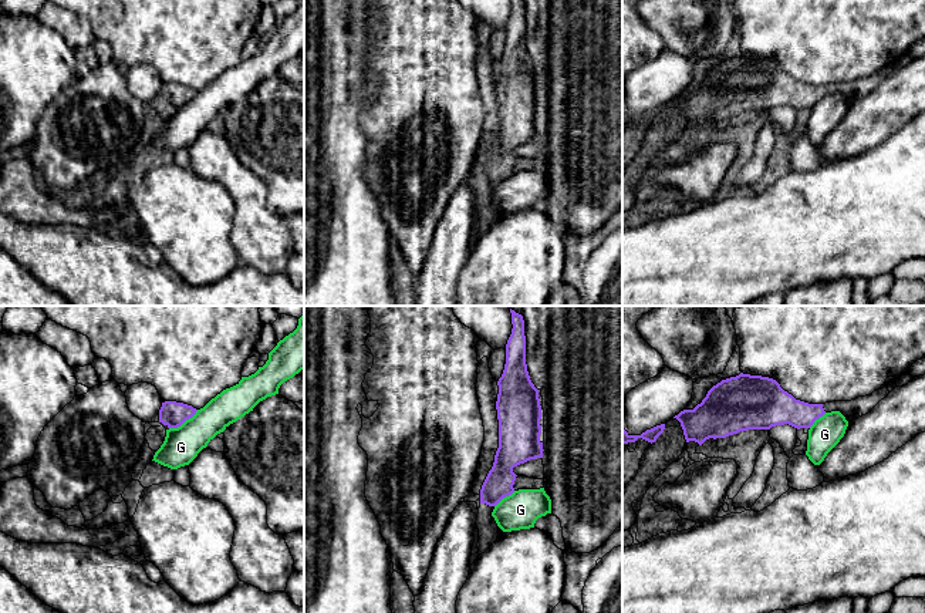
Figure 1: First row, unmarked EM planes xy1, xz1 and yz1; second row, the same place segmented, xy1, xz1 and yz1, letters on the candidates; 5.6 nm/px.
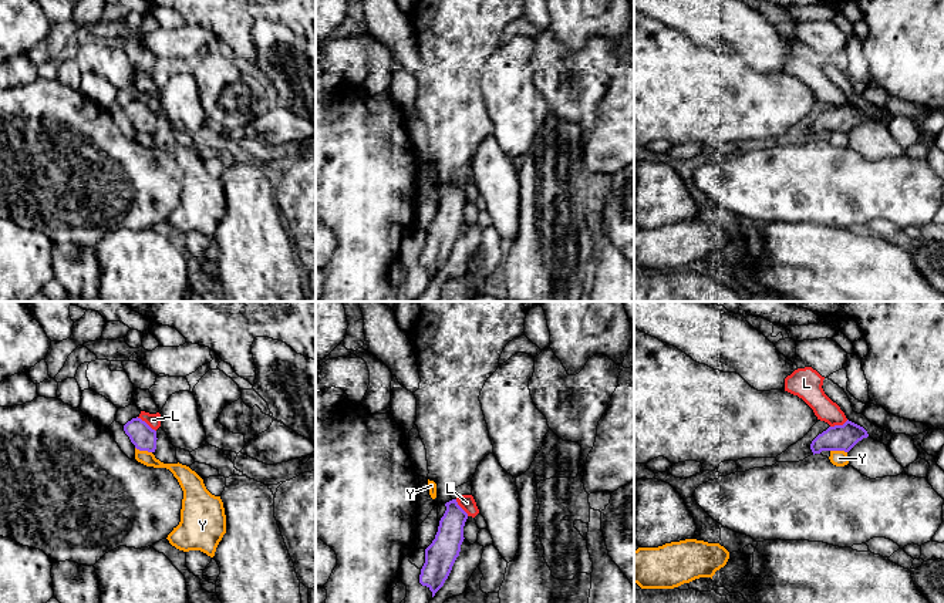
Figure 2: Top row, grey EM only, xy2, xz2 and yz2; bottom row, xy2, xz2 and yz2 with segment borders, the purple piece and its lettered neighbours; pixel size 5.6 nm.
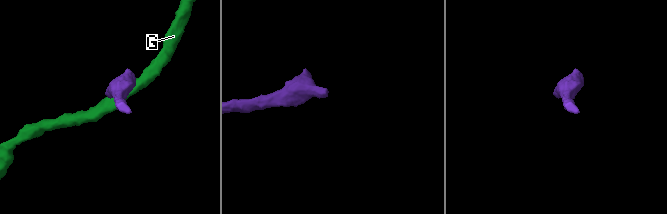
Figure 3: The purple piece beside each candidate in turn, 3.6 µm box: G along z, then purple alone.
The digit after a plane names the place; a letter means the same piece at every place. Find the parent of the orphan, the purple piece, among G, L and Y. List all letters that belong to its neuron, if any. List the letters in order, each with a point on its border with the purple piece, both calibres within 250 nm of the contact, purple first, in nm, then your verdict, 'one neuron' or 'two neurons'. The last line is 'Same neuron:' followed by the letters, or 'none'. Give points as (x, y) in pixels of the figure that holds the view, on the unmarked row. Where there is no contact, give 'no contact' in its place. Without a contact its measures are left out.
G: meets purple in xy1 at (184, 103); 150 nm thick on the purple side, 200 nm on the other; two neurons
L: meets purple in xy2 at (145, 104); 140 nm thick on the purple side, 80 nm on the other; two neurons
Y: meets purple in xy2 at (144, 131); 140 nm thick on the purple side, 90 nm on the other; two neurons
Same neuron: none

